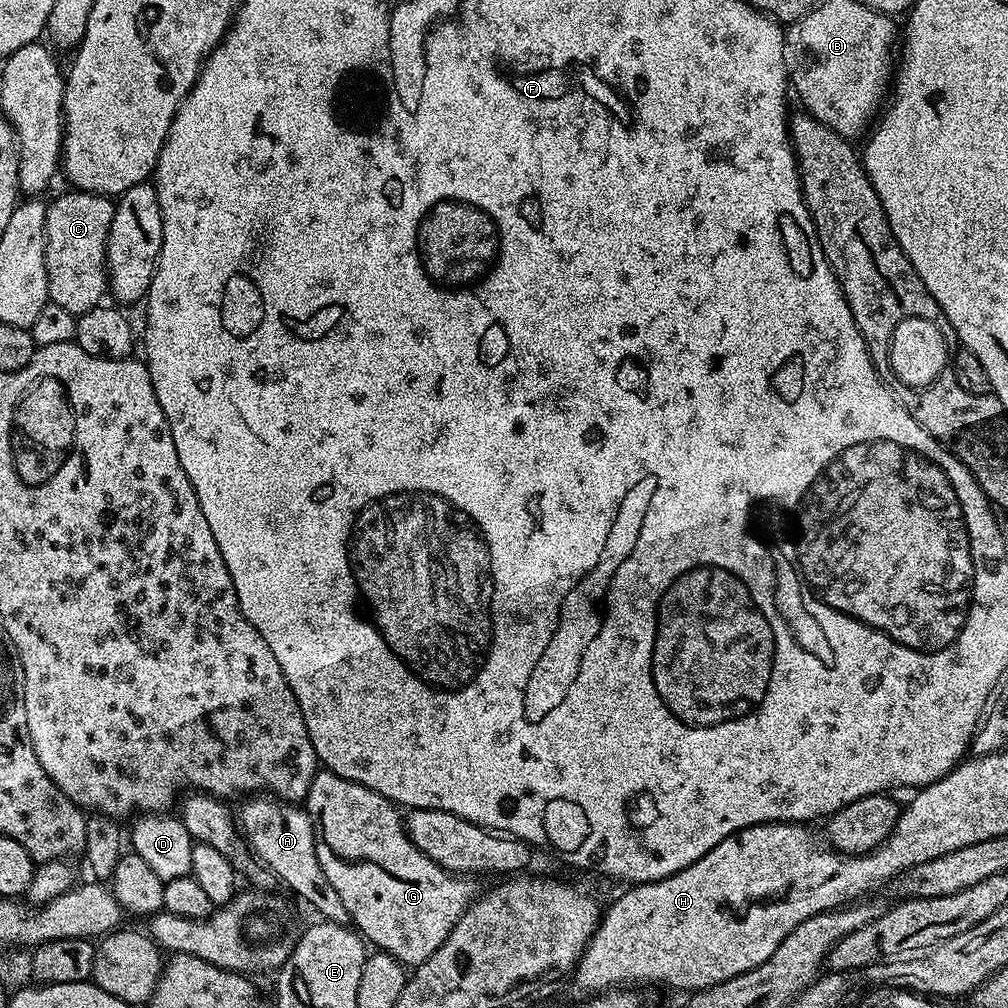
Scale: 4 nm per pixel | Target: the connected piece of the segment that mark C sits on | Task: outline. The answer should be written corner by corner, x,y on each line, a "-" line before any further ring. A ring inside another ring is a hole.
68,190
57,200
48,200
44,218
44,266
48,279
48,298
73,317
97,307
106,296
108,277
104,246
112,221
113,201
92,192

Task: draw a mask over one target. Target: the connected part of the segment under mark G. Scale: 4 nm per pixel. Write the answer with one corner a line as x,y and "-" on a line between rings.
327,770
317,771
316,777
310,782
306,811
315,832
318,866
322,868
322,874
326,874
330,886
334,886
338,898
342,898
342,906
346,906
355,931
369,945
376,944
372,946
379,951
389,952
405,966
426,962
426,958
430,958
430,954
434,954
434,950
446,942
458,918
462,918
462,914
476,899
477,881
447,872
426,858
426,854
422,854
422,850
408,840
406,820
401,809
382,794
358,782
350,782

